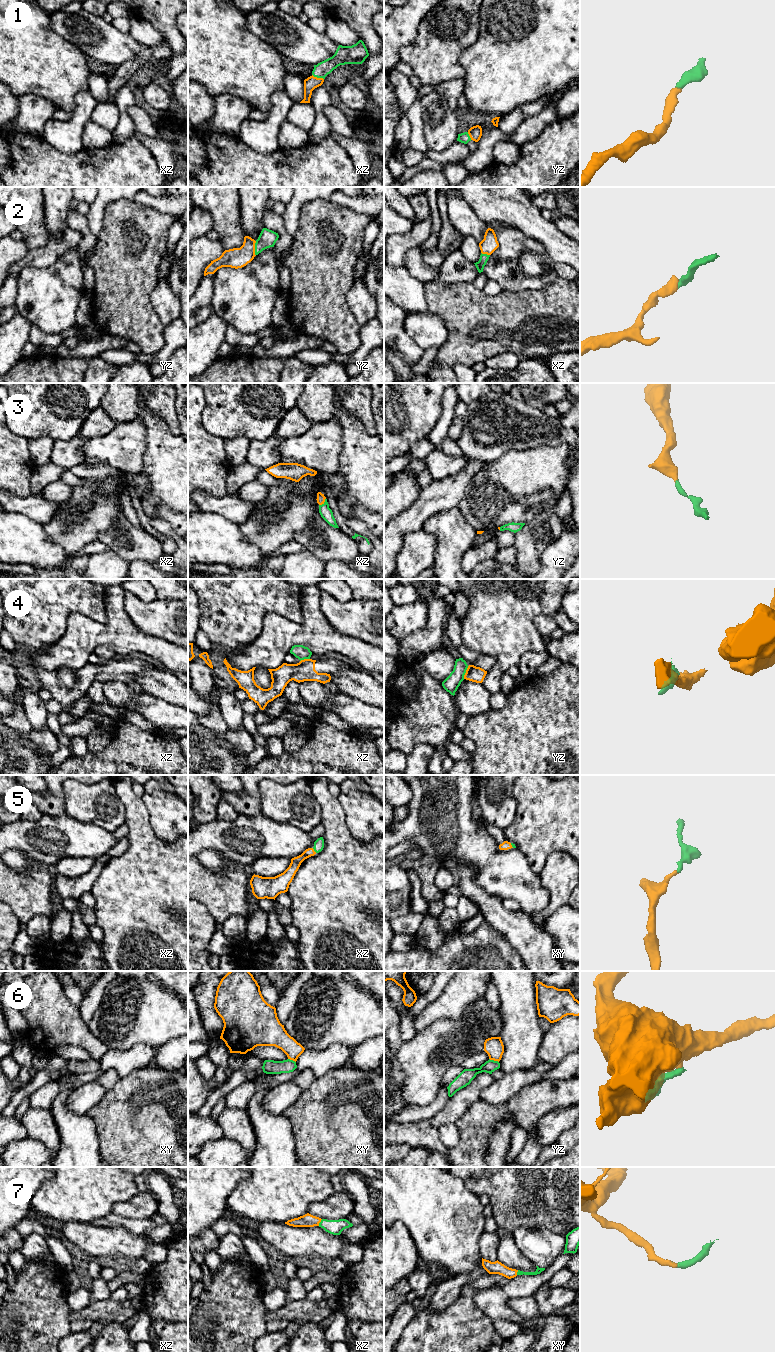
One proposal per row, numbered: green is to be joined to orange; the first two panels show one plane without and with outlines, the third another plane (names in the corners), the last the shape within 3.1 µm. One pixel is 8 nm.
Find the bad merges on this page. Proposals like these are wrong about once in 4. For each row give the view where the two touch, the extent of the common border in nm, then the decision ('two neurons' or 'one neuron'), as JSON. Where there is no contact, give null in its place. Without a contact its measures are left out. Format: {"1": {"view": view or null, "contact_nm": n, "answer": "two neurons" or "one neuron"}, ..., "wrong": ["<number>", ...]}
{"1": {"view": "xz", "contact_nm": 100, "answer": "one neuron"}, "2": {"view": "yz", "contact_nm": 120, "answer": "one neuron"}, "3": {"view": "xz", "contact_nm": 80, "answer": "one neuron"}, "4": {"view": "yz", "contact_nm": 110, "answer": "two neurons"}, "5": {"view": "xz", "contact_nm": 50, "answer": "one neuron"}, "6": {"view": "yz", "contact_nm": 90, "answer": "two neurons"}, "7": {"view": "xz", "contact_nm": 70, "answer": "one neuron"}, "wrong": ["4", "6"]}

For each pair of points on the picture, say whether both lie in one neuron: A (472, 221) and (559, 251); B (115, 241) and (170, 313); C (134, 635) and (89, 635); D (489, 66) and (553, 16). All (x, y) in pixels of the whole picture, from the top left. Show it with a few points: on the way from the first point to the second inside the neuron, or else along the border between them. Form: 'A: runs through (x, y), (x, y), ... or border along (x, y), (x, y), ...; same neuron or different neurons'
A: border along (471, 208), (481, 220), (488, 224); different neurons
B: border along (160, 280), (151, 294), (151, 305), (156, 314); different neurons
C: runs through (123, 635), (100, 635); same neuron
D: runs through (505, 64), (537, 32); same neuron

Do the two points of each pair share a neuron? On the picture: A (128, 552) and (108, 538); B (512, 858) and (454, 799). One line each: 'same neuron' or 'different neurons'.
A: same neuron
B: same neuron

